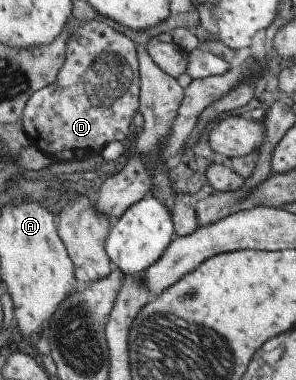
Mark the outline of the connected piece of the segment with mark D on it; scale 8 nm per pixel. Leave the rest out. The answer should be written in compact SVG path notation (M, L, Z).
M104 19L83 22L67 41L66 60L55 81L31 95L23 110L19 122L30 145L58 162L71 162L100 154L111 141L125 141L133 115L139 109L139 78L135 43Z

